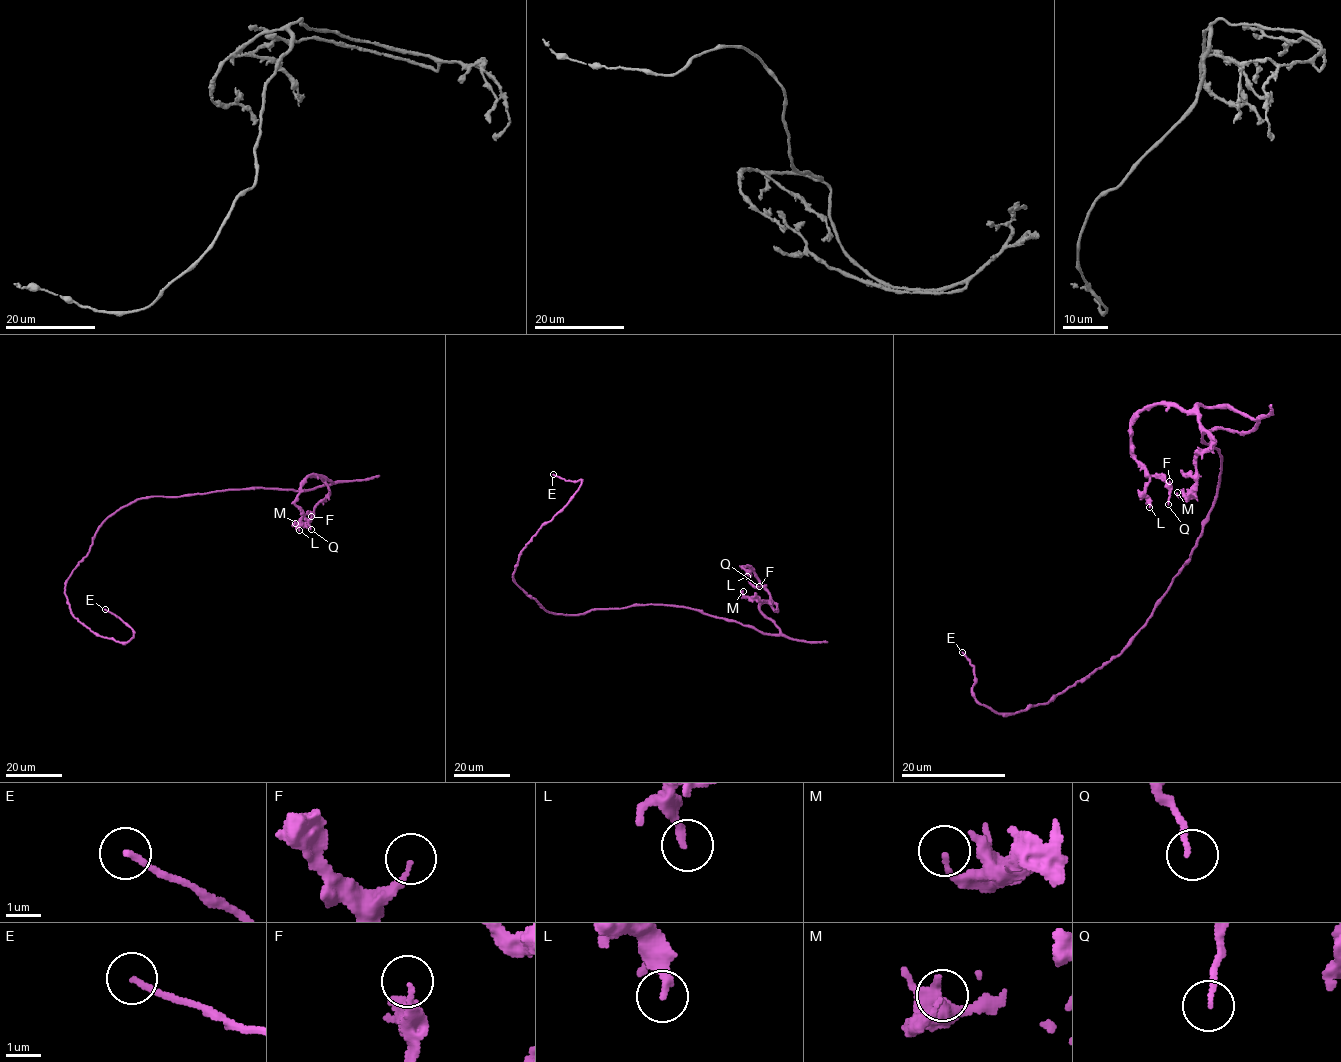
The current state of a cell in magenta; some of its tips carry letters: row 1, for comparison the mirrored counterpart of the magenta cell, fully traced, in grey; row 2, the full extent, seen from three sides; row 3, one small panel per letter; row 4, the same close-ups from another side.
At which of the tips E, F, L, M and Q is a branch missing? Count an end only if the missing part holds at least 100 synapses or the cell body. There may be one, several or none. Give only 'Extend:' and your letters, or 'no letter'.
Extend: no letter

